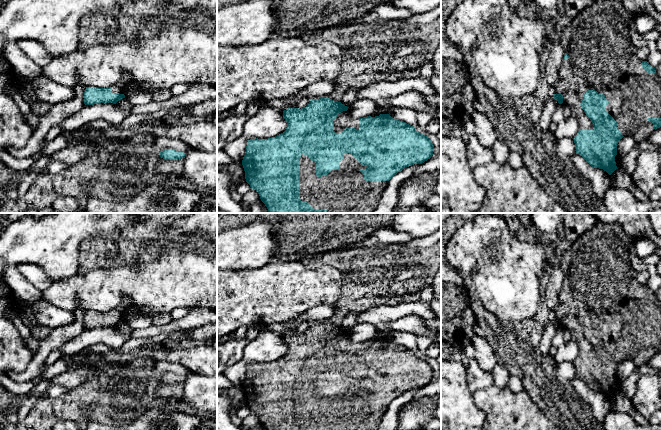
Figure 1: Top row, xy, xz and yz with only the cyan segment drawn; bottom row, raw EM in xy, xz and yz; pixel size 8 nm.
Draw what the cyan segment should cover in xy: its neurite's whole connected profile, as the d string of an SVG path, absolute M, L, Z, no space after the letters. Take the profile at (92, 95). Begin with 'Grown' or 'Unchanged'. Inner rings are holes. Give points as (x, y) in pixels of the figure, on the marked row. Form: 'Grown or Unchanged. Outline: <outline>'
Grown. Outline: M128 73L124 74L123 80L107 88L87 87L84 92L84 104L93 105L97 103L113 103L125 98L125 90L132 84L131 77Z

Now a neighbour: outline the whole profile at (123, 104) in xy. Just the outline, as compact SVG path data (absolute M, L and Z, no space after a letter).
M123 98L121 100L119 100L116 105L118 106L118 108L124 112L126 112L127 114L130 113L131 109L133 108L133 105L128 101L127 98Z

